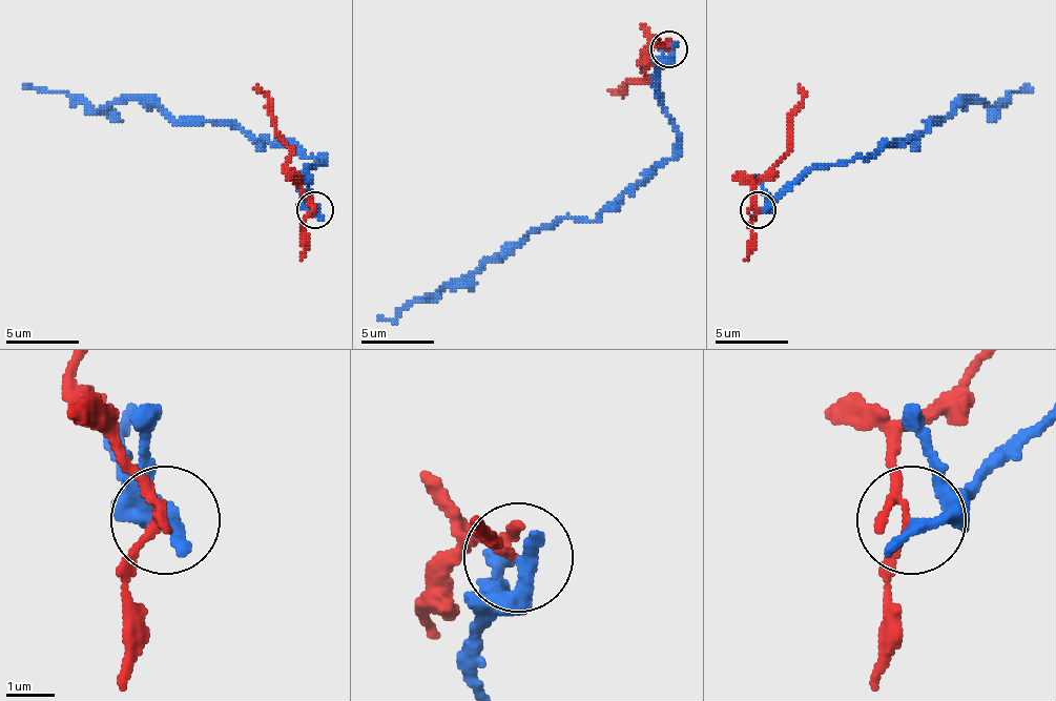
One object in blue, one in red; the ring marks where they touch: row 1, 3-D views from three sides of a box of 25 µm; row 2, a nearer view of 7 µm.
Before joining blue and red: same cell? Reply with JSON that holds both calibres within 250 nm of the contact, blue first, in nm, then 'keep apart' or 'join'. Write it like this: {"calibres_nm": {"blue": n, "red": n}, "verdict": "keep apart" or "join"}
{"calibres_nm": {"blue": 320, "red": 130}, "verdict": "keep apart"}

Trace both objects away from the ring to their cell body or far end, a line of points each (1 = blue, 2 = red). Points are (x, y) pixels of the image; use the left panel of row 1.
1: (315, 208), (301, 176), (319, 158), (239, 125), (173, 121), (144, 99), (92, 110), (24, 84)
2: (315, 208), (286, 165), (290, 150), (278, 136), (268, 96), (257, 84)

